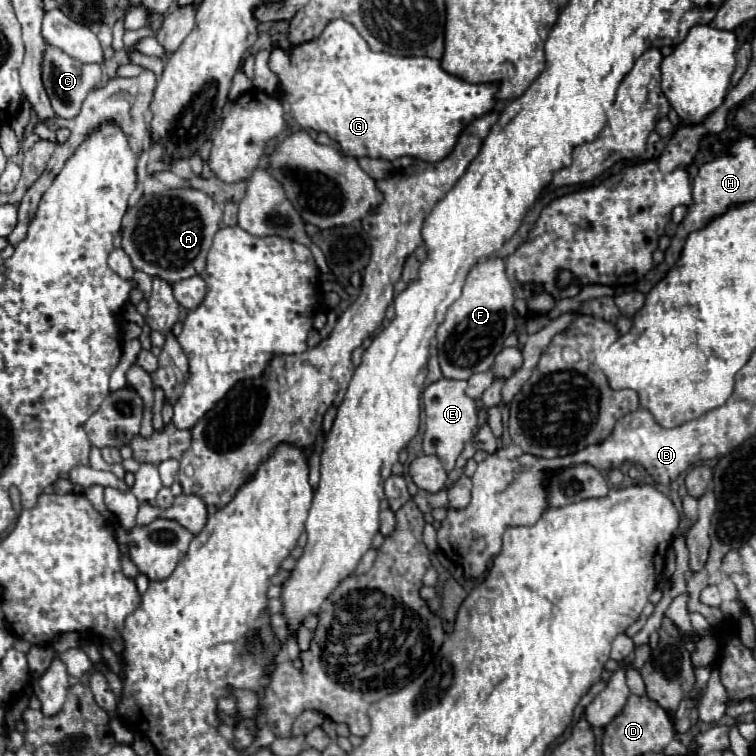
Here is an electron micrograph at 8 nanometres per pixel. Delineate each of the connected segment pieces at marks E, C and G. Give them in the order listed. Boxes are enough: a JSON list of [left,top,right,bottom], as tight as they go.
[[423,380,477,472],[43,46,101,118],[271,20,499,162]]

